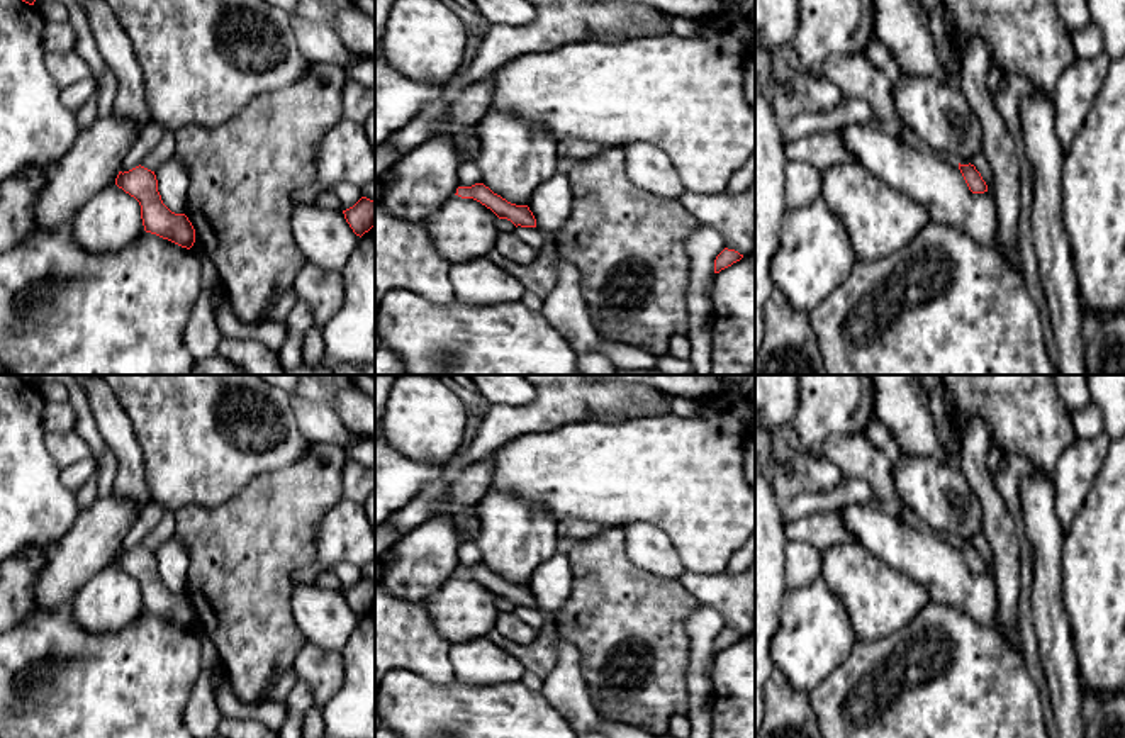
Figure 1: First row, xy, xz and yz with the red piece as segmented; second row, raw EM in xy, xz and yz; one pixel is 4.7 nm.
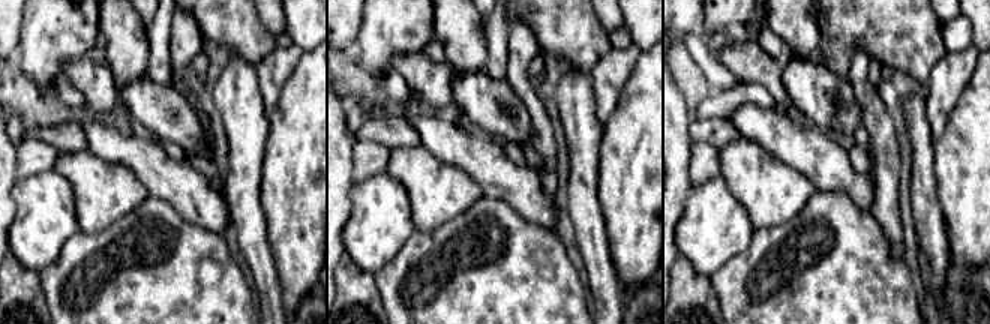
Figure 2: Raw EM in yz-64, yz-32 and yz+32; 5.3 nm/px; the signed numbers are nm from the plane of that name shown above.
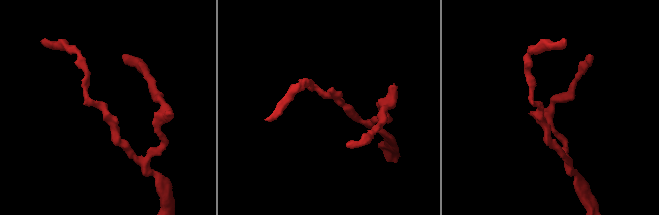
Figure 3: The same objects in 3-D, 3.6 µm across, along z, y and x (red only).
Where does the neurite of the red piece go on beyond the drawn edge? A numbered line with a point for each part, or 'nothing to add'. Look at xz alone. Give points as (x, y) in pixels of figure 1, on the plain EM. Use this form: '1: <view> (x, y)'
nothing to add

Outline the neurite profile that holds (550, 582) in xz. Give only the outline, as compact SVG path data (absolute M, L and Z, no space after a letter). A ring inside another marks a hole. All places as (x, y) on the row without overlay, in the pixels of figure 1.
M555 553L550 560L535 568L528 584L536 604L555 619L572 592L572 568L567 555Z

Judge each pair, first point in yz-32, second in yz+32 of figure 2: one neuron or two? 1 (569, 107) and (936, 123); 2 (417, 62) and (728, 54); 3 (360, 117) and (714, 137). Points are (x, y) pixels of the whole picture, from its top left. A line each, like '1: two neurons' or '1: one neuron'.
1: two neurons
2: one neuron
3: two neurons

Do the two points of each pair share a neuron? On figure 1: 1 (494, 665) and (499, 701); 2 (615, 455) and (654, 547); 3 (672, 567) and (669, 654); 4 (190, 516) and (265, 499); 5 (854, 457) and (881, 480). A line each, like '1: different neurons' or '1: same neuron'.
1: different neurons
2: different neurons
3: different neurons
4: same neuron
5: same neuron

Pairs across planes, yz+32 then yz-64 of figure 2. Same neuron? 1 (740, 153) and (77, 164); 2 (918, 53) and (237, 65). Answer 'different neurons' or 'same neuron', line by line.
1: same neuron
2: different neurons

